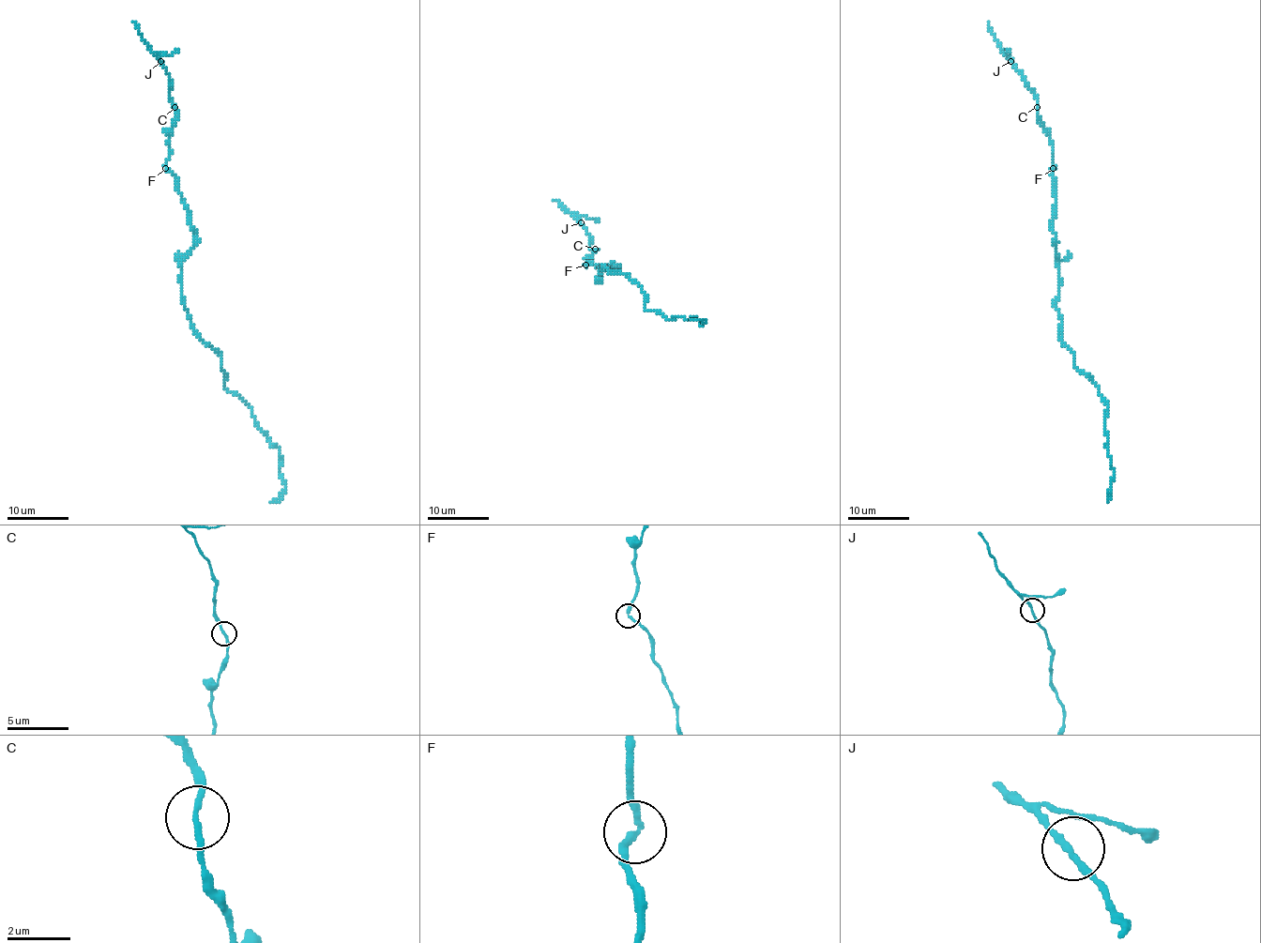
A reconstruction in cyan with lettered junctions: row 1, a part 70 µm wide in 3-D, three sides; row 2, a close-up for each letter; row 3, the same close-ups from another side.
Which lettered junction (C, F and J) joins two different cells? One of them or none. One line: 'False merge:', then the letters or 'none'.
False merge: none

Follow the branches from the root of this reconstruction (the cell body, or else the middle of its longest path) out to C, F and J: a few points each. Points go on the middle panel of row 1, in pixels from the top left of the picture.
C: (601, 271), (616, 266), (614, 264), (605, 266), (585, 266), (590, 264), (595, 249)
F: (601, 271), (616, 266), (614, 264), (605, 266), (585, 266)
J: (601, 271), (616, 266), (585, 266), (590, 264), (597, 249), (590, 247), (588, 234), (581, 222)

